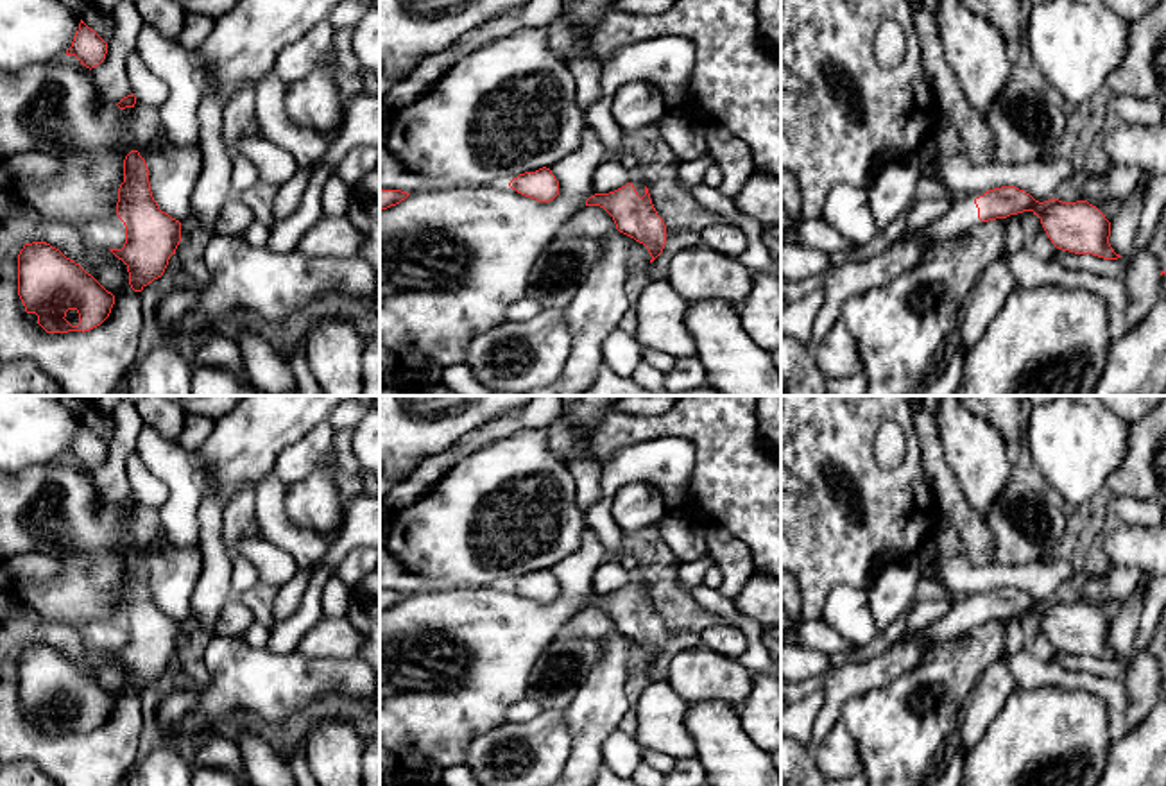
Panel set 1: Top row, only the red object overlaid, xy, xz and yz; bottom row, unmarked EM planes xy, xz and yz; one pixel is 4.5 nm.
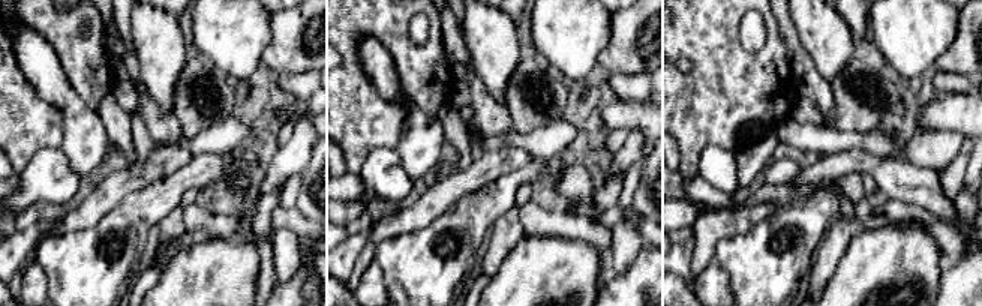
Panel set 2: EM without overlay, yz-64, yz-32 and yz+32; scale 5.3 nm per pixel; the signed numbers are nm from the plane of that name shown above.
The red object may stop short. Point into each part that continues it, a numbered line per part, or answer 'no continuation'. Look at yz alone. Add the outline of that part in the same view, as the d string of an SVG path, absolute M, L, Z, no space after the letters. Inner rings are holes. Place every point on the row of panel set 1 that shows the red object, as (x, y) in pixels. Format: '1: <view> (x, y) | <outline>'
1: yz (849, 278) | M973 192L962 195L940 218L922 231L912 231L908 240L894 242L883 254L829 265L822 286L824 301L815 317L808 347L811 351L817 349L831 326L840 319L840 308L847 297L890 283L913 269L935 245L982 226L983 222L978 218L974 199L983 193L985 192Z

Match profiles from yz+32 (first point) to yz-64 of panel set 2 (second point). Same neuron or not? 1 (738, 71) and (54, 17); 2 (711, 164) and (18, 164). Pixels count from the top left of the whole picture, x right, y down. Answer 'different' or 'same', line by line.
1: same
2: different

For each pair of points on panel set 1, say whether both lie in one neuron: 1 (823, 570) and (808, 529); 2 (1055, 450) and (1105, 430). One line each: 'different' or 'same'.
1: same
2: same

